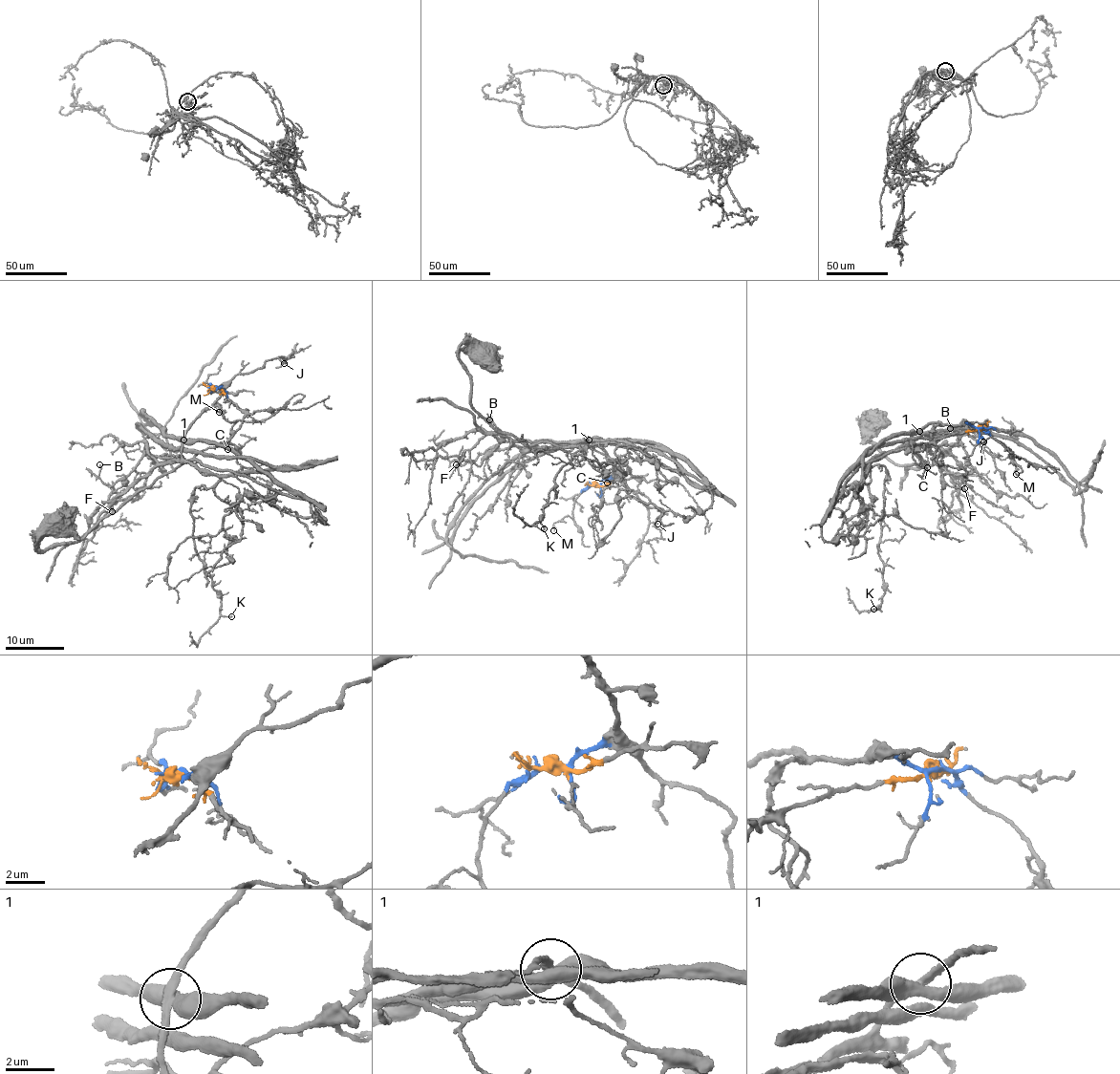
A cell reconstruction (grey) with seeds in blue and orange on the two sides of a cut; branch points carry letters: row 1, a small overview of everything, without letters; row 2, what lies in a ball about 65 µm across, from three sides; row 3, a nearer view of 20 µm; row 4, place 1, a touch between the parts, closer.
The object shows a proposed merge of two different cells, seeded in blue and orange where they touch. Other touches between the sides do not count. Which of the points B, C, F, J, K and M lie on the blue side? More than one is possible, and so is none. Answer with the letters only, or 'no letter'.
F, J, K, M

